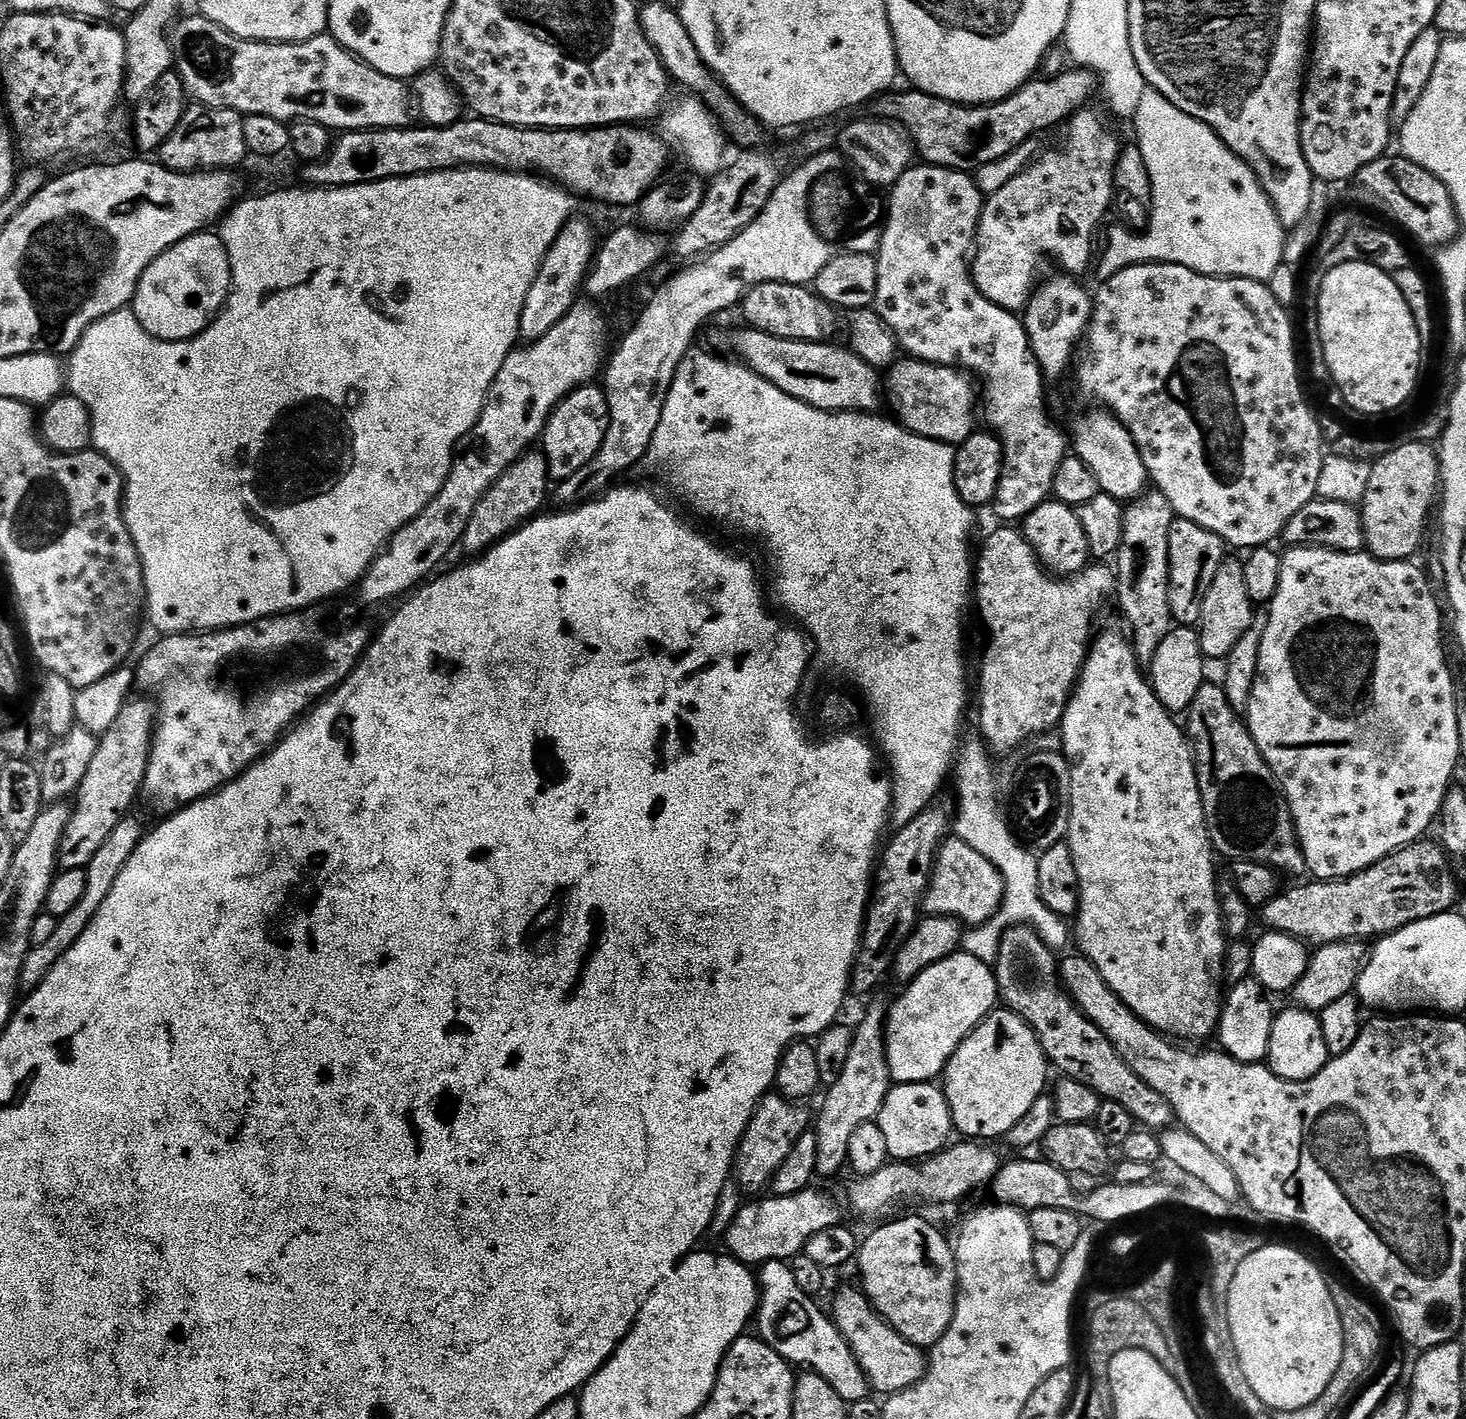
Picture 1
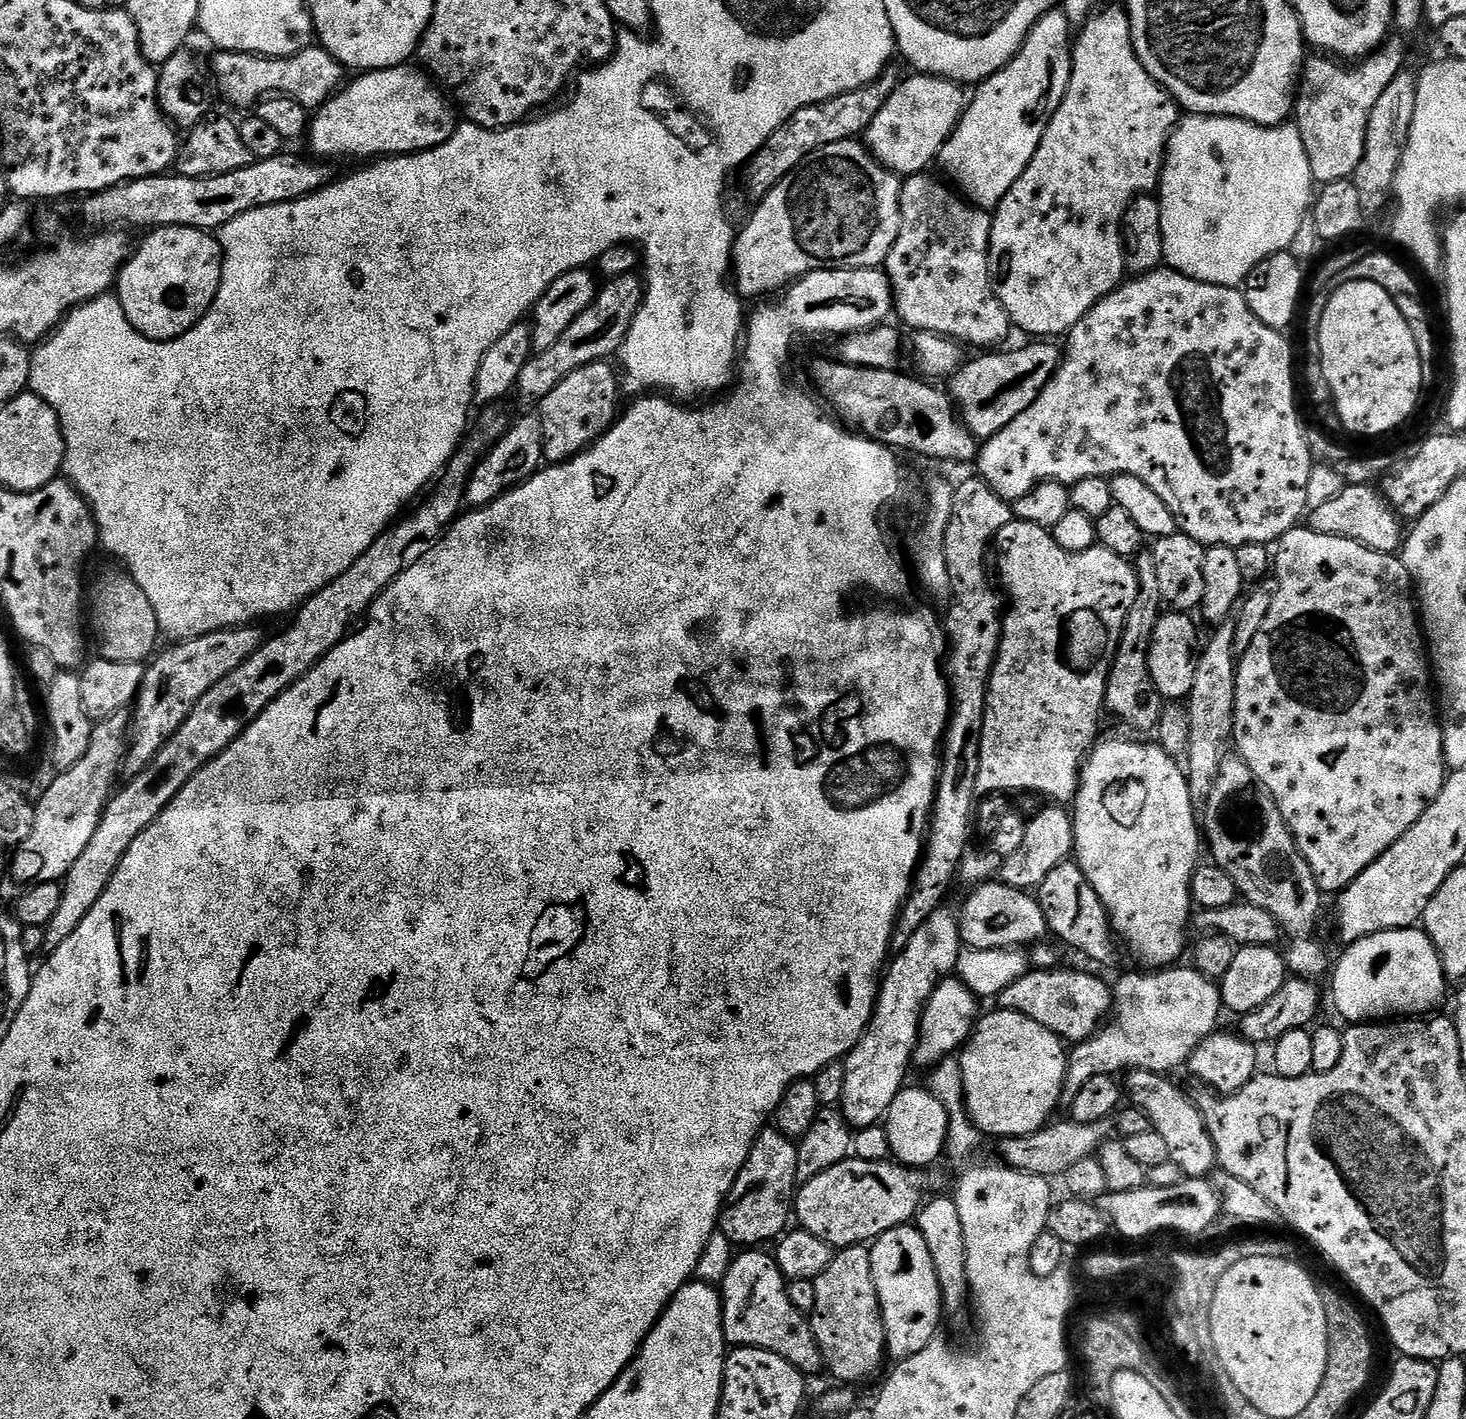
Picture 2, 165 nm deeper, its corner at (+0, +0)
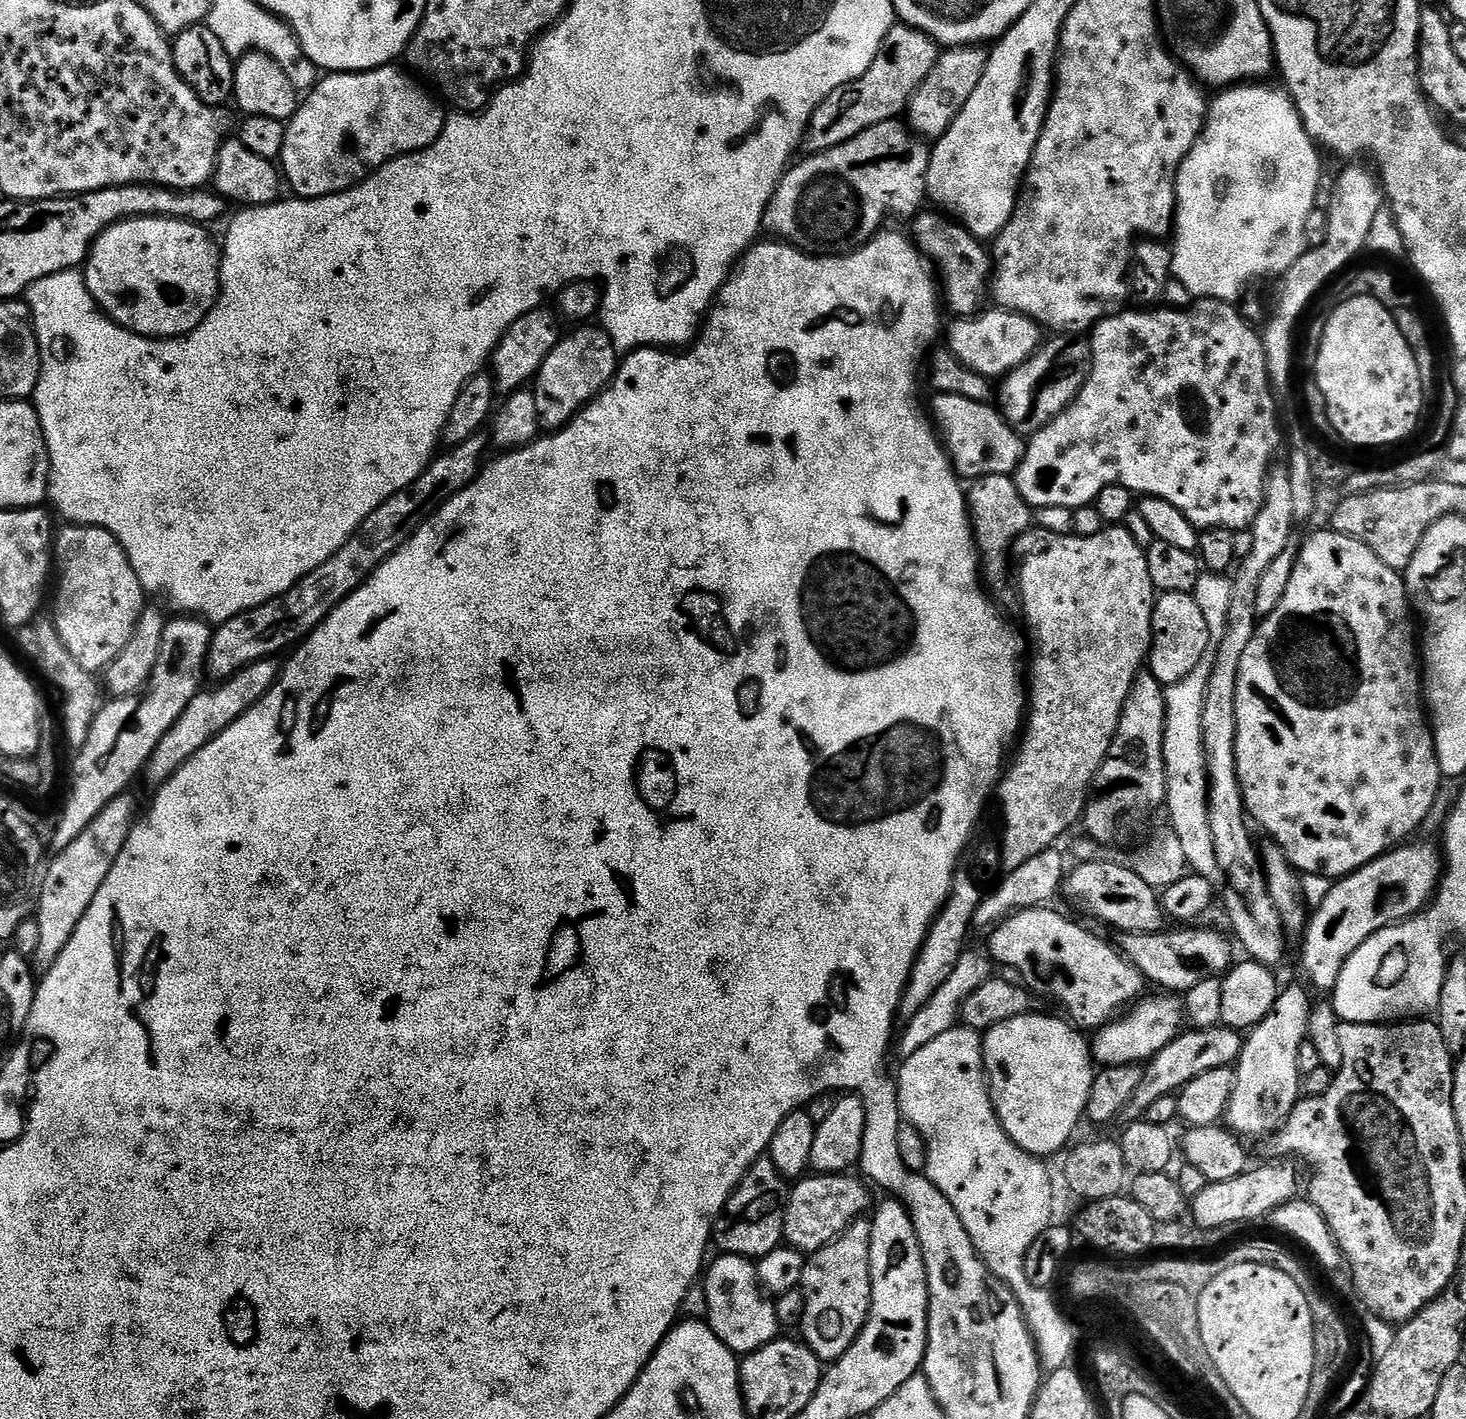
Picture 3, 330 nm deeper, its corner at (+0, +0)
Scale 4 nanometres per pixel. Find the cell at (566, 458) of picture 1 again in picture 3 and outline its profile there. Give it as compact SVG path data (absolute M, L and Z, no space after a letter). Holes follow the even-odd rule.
M580 326L572 333L565 335L550 350L546 362L542 362L534 387L534 403L538 405L540 427L544 430L559 430L568 425L584 409L592 403L611 382L618 367L618 353L614 350L614 342L610 342L608 333L603 327Z

